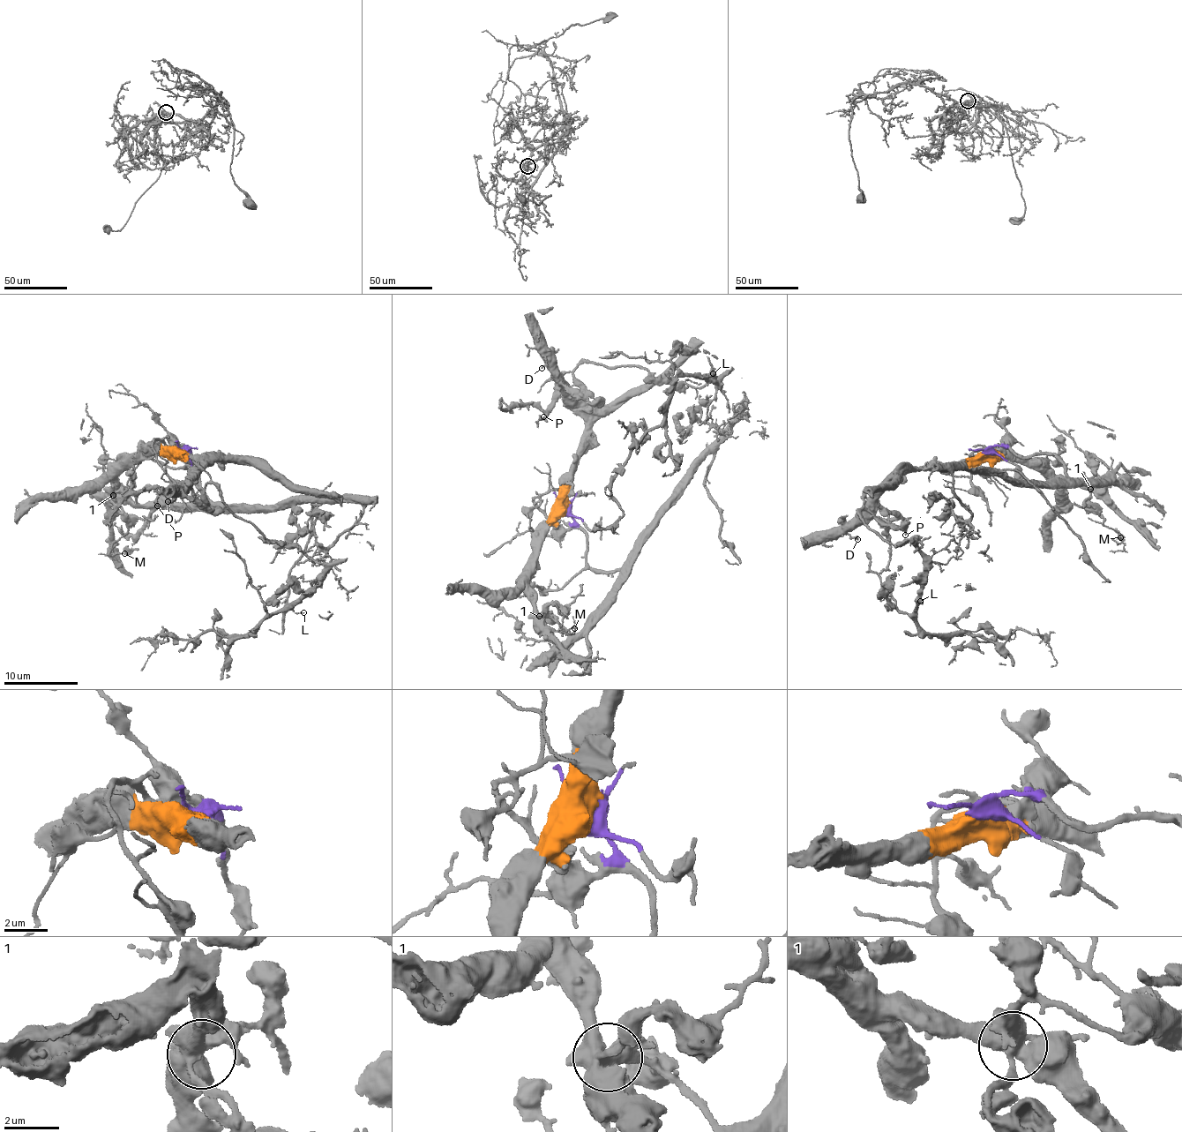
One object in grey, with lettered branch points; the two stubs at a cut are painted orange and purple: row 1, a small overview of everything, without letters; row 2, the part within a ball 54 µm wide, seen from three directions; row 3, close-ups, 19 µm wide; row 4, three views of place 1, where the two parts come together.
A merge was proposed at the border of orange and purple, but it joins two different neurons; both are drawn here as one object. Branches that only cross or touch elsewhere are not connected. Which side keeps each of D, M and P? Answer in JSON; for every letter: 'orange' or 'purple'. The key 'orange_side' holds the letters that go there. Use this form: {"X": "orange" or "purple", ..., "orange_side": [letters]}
{"D": "orange", "M": "purple", "P": "orange", "orange_side": ["D", "P"]}

